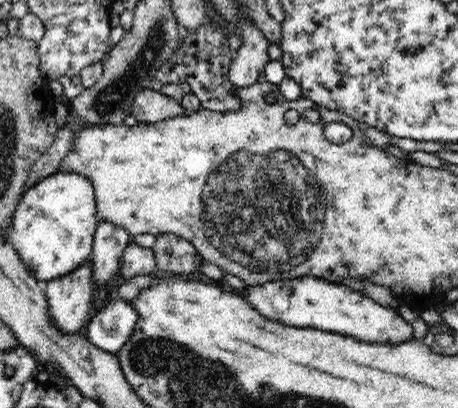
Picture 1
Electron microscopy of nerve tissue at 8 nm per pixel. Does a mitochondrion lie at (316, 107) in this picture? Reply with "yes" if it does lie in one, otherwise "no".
no

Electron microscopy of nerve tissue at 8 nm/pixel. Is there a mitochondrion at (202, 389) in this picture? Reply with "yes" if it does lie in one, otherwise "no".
yes

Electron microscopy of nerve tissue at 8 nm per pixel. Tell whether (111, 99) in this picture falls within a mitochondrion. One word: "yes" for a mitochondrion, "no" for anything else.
yes

